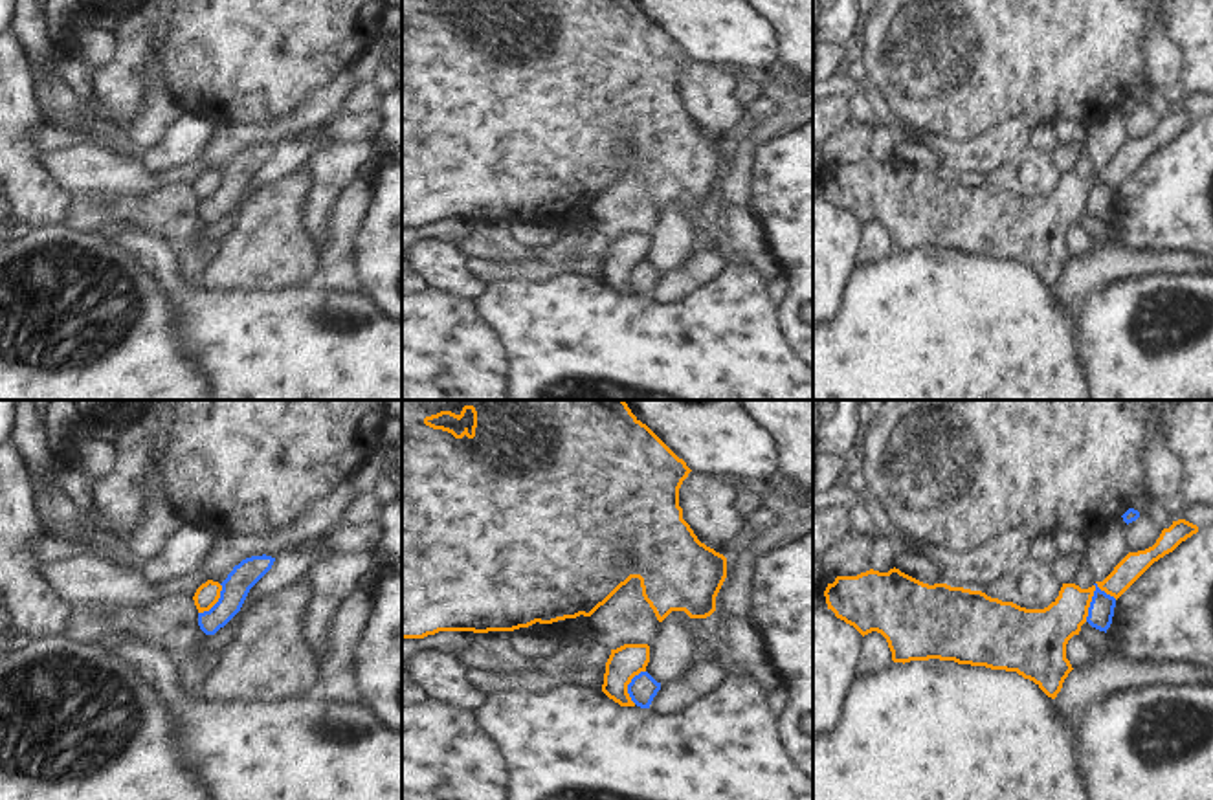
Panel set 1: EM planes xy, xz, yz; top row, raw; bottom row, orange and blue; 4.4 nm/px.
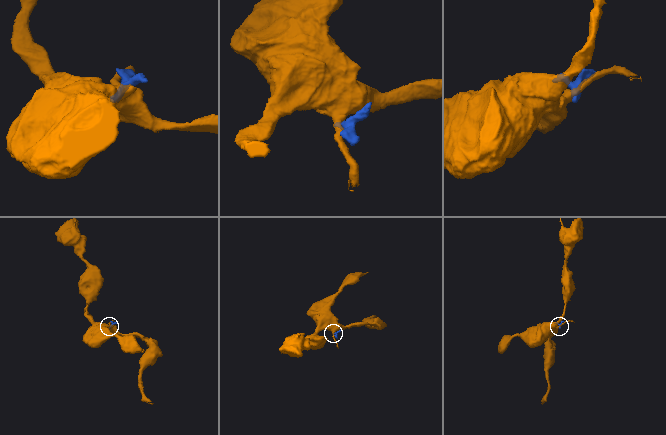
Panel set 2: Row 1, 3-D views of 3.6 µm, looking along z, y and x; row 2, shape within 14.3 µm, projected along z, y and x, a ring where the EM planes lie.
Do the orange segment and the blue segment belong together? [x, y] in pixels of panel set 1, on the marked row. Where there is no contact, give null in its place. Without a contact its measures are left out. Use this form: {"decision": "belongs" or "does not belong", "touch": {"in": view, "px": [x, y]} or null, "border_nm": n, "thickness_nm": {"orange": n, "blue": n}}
{"decision": "does not belong", "touch": {"in": "yz", "px": [1090, 600]}, "border_nm": 180, "thickness_nm": {"orange": 220, "blue": 110}}

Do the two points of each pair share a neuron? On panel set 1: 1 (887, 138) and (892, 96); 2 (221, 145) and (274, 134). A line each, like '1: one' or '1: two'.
1: two
2: one

